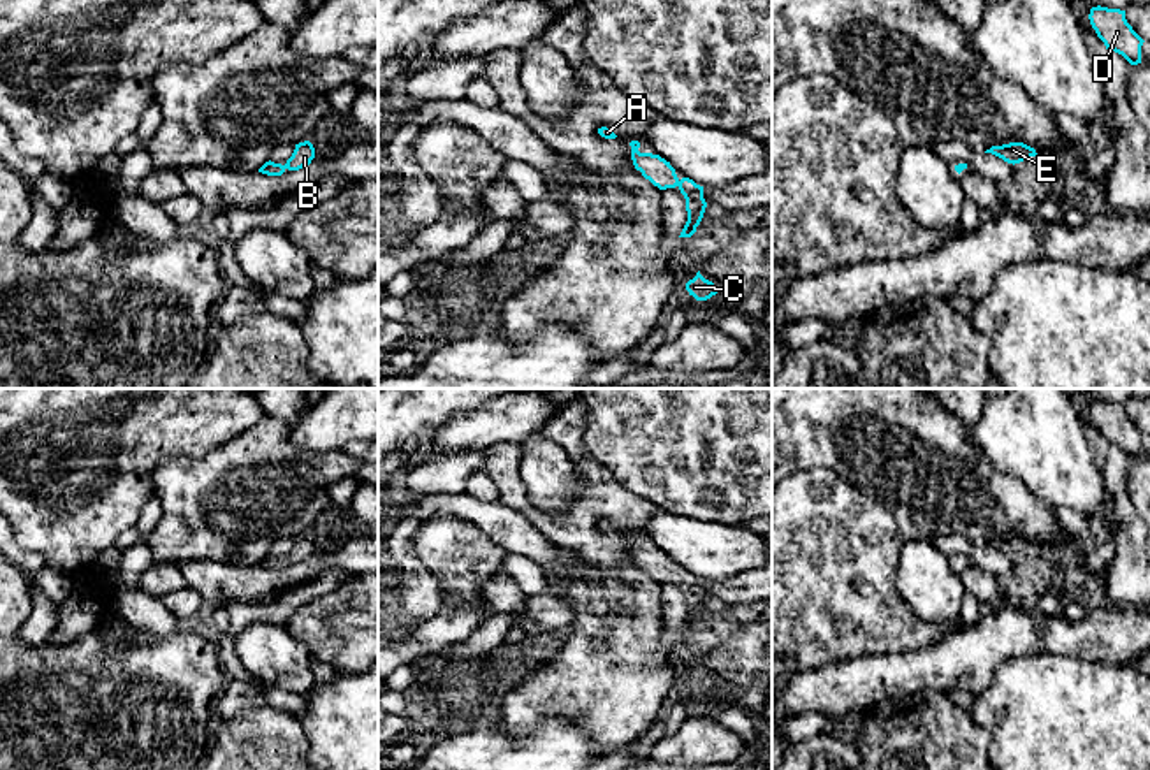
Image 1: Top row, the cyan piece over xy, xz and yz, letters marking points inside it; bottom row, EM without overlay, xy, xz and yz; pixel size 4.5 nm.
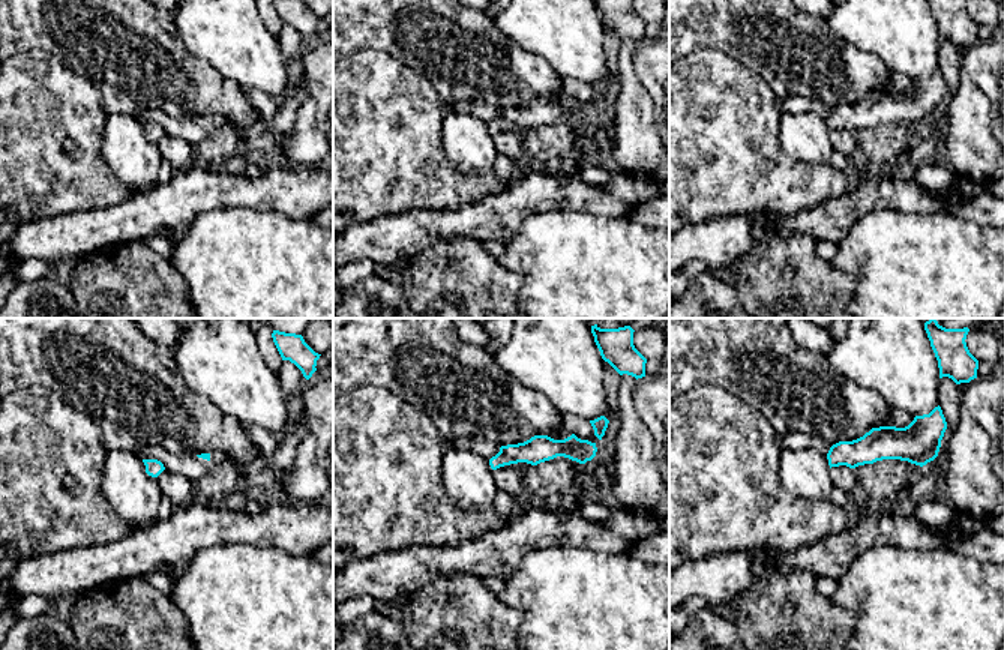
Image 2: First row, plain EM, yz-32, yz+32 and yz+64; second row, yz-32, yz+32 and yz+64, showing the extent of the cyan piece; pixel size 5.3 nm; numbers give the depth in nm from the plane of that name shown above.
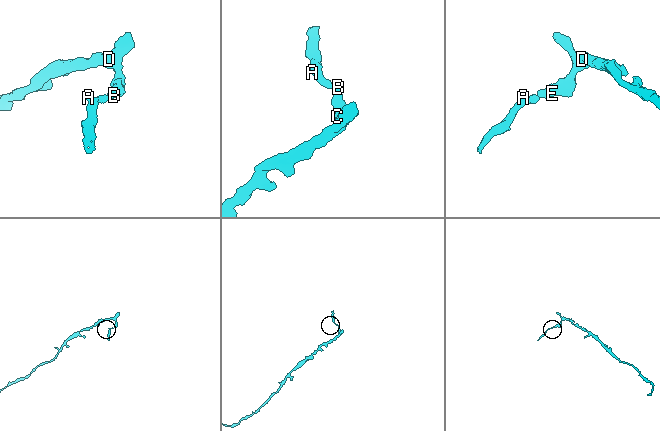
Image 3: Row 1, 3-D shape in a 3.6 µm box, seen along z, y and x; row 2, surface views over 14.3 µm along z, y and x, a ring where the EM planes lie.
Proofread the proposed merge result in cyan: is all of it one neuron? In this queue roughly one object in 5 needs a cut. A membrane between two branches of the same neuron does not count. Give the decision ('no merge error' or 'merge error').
no merge error

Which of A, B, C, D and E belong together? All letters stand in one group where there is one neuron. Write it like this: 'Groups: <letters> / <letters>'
Groups: A B C D E

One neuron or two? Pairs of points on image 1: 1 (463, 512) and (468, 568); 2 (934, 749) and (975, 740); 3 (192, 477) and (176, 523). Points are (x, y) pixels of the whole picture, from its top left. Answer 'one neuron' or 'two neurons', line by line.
1: two neurons
2: one neuron
3: one neuron

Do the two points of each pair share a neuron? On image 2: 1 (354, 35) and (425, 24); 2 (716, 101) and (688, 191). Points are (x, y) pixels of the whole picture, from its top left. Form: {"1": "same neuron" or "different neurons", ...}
{"1": "same neuron", "2": "same neuron"}

